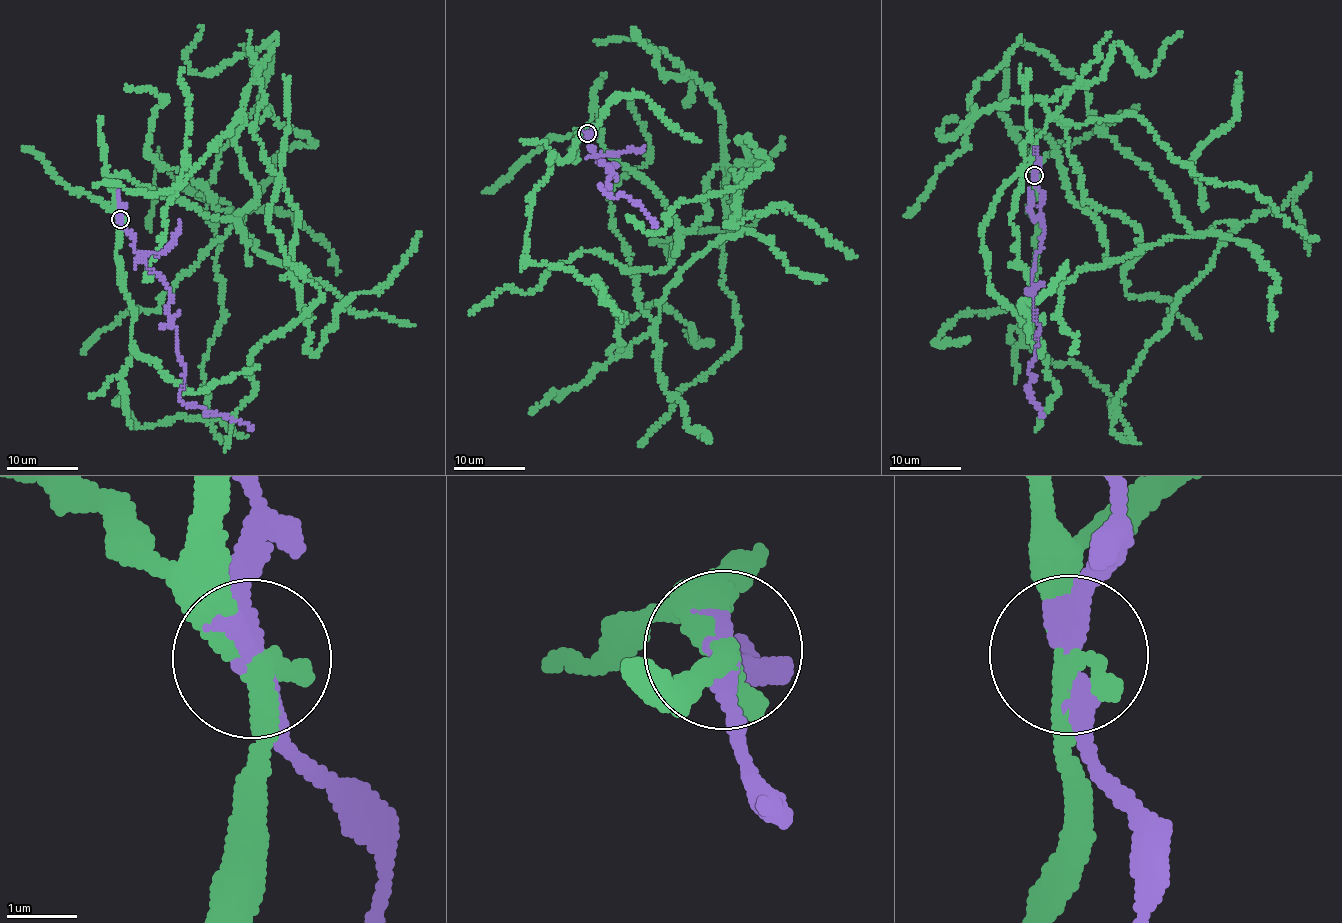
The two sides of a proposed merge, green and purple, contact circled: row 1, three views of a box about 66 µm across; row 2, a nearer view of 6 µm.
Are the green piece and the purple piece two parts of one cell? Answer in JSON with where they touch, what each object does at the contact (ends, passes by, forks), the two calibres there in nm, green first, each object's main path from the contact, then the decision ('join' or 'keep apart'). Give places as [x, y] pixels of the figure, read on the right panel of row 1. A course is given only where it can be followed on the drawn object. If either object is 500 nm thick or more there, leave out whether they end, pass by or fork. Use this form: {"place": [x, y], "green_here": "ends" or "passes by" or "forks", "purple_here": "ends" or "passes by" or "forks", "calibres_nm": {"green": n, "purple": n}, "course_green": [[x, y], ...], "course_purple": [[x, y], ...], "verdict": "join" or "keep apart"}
{"place": [1034, 175], "green_here": "passes by", "purple_here": "passes by", "calibres_nm": {"green": 340, "purple": 320}, "course_green": [[1033, 176], [1023, 342], [1081, 367], [1116, 408], [1241, 225], [1191, 231], [1082, 84], [1021, 43]], "course_purple": [[1033, 176], [1043, 231], [1031, 284], [1039, 330], [1029, 369], [1034, 379], [1028, 388], [1042, 416]], "verdict": "keep apart"}

